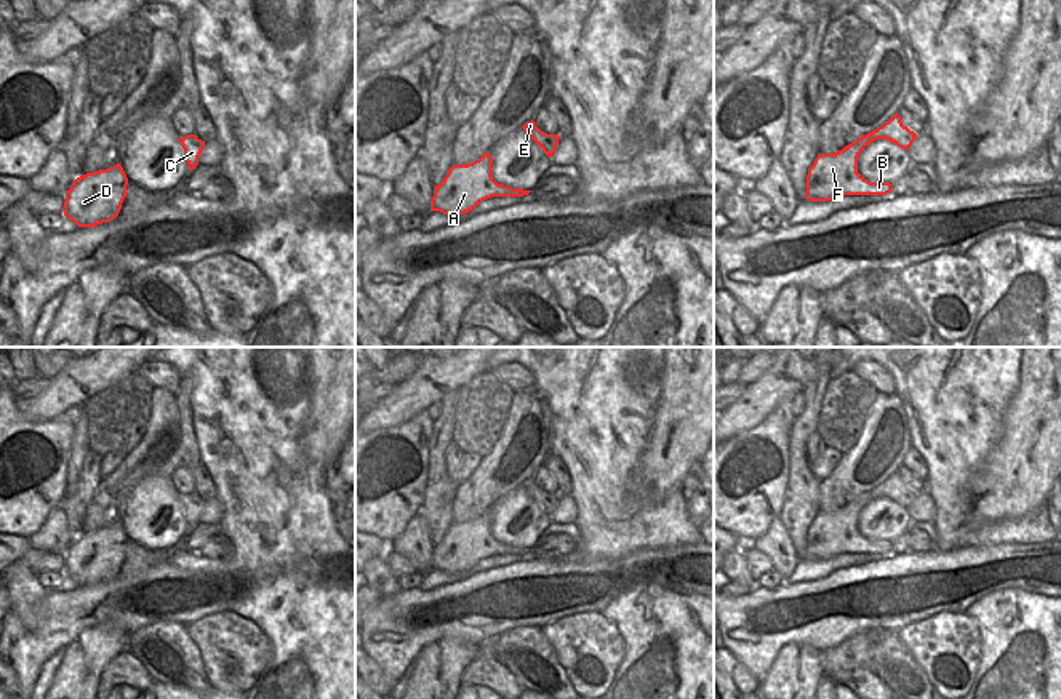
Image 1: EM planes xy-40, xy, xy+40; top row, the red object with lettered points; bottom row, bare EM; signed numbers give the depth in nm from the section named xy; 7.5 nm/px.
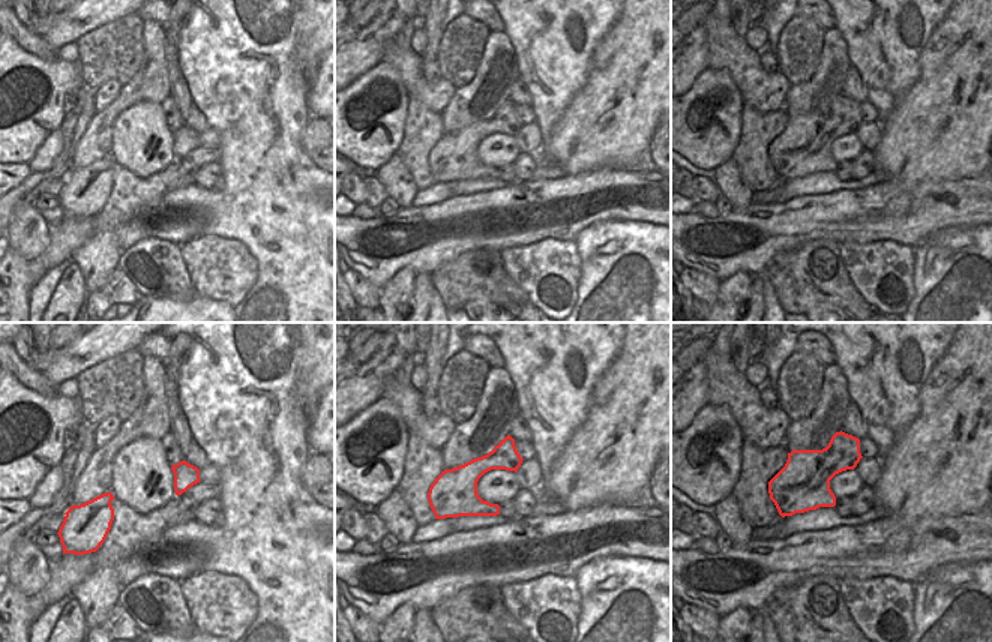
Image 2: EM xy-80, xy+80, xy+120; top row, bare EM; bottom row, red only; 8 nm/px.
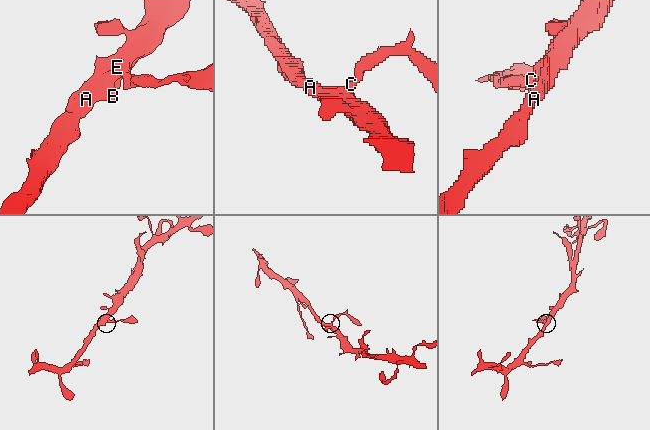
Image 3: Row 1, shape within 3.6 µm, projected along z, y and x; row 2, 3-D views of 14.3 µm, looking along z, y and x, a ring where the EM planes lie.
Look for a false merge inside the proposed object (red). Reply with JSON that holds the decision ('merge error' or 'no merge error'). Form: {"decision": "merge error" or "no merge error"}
{"decision": "no merge error"}

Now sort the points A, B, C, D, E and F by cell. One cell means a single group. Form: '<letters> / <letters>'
A B C D E F

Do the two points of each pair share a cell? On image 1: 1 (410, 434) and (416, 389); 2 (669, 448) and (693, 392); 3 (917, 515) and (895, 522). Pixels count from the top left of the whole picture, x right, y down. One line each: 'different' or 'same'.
1: different
2: same
3: different

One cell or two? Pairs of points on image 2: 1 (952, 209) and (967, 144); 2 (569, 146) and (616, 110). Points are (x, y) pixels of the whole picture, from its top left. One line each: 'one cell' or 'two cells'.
1: two cells
2: one cell

